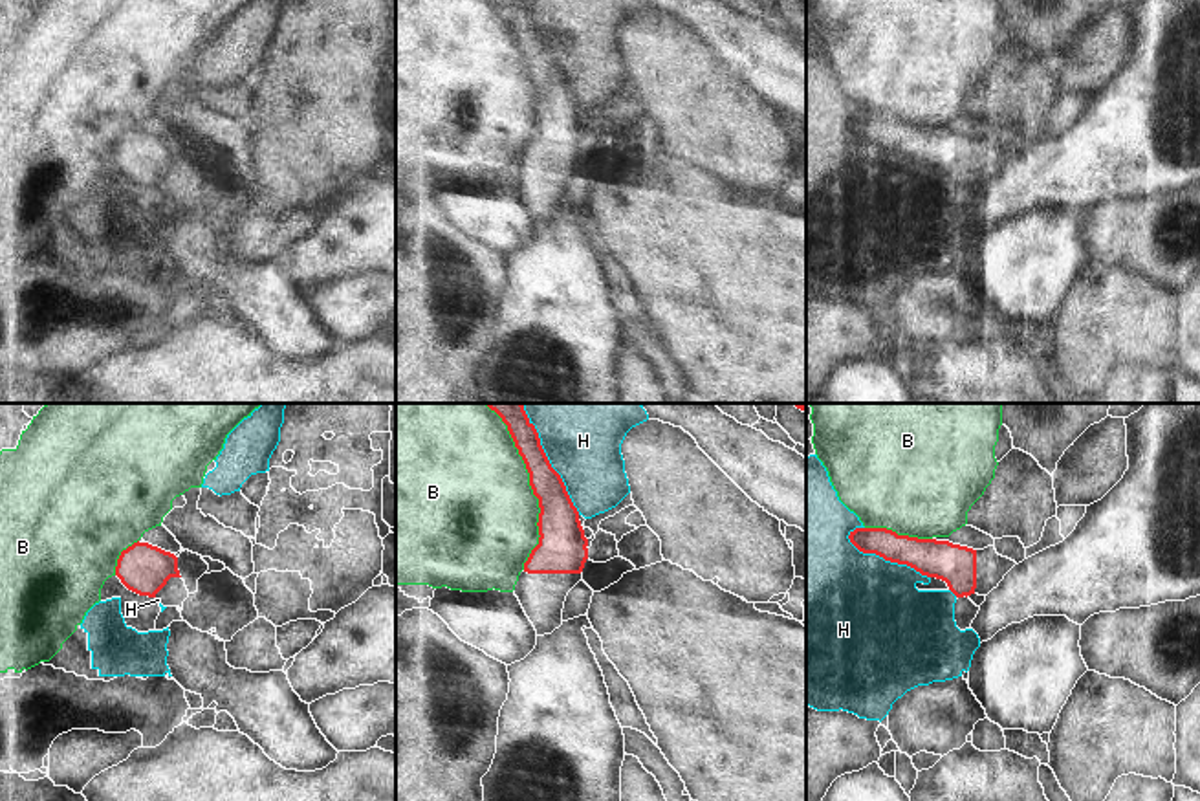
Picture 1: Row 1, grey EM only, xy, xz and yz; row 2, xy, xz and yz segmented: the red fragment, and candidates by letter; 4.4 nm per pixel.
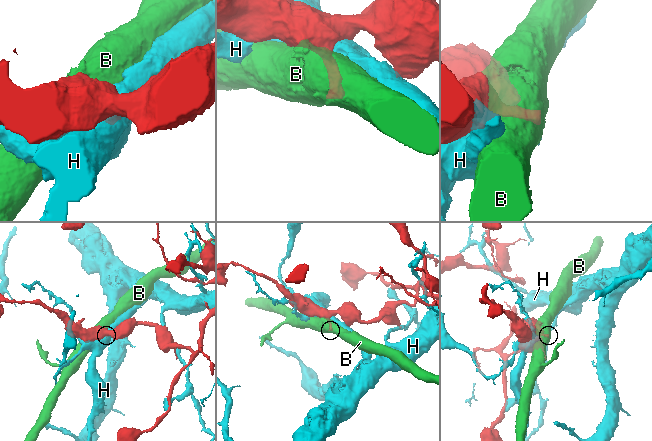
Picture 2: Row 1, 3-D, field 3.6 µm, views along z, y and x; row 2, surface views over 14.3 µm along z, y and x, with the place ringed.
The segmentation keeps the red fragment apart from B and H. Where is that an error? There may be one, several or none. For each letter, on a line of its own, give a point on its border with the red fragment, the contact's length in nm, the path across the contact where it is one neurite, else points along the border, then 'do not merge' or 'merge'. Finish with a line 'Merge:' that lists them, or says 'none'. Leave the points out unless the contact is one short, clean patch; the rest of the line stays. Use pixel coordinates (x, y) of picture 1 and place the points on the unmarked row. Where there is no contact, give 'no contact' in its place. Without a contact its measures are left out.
B: contact xz (532, 77); length 700 nm; do not merge
H: contact xz (548, 52); length 500 nm; do not merge
Merge: none

